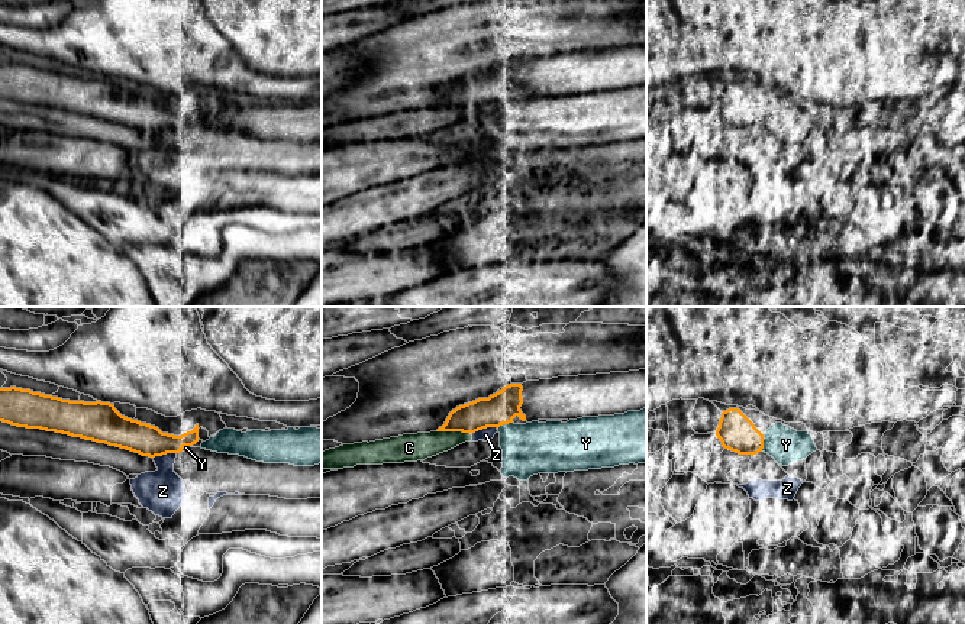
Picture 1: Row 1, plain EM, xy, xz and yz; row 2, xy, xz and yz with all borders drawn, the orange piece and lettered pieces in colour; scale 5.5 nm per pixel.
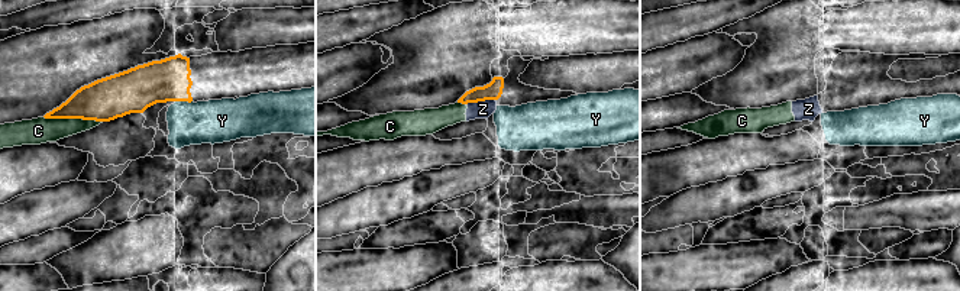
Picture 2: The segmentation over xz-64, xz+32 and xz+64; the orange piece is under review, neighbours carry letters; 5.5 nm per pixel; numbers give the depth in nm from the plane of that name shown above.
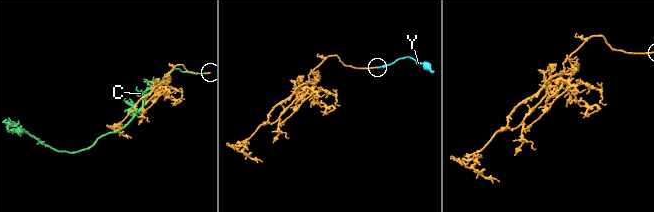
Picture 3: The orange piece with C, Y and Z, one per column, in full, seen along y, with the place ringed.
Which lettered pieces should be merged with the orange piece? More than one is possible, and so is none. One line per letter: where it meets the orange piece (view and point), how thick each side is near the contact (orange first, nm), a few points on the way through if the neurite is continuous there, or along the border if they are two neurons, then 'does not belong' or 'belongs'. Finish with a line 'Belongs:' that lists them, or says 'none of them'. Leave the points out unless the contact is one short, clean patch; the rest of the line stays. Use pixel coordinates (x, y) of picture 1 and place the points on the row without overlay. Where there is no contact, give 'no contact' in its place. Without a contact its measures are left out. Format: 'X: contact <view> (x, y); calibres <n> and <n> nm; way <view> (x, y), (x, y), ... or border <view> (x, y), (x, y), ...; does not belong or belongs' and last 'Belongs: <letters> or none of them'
C: contact xz (454, 106); calibres 170 and 150 nm; does not belong
Y: contact yz (762, 119); calibres 200 and 200 nm; belongs
Z: contact xz (484, 103); calibres 180 and 70 nm; does not belong
Belongs: Y

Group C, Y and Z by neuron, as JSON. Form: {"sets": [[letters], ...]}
{"sets": [["C"], ["Y"], ["Z"]]}

